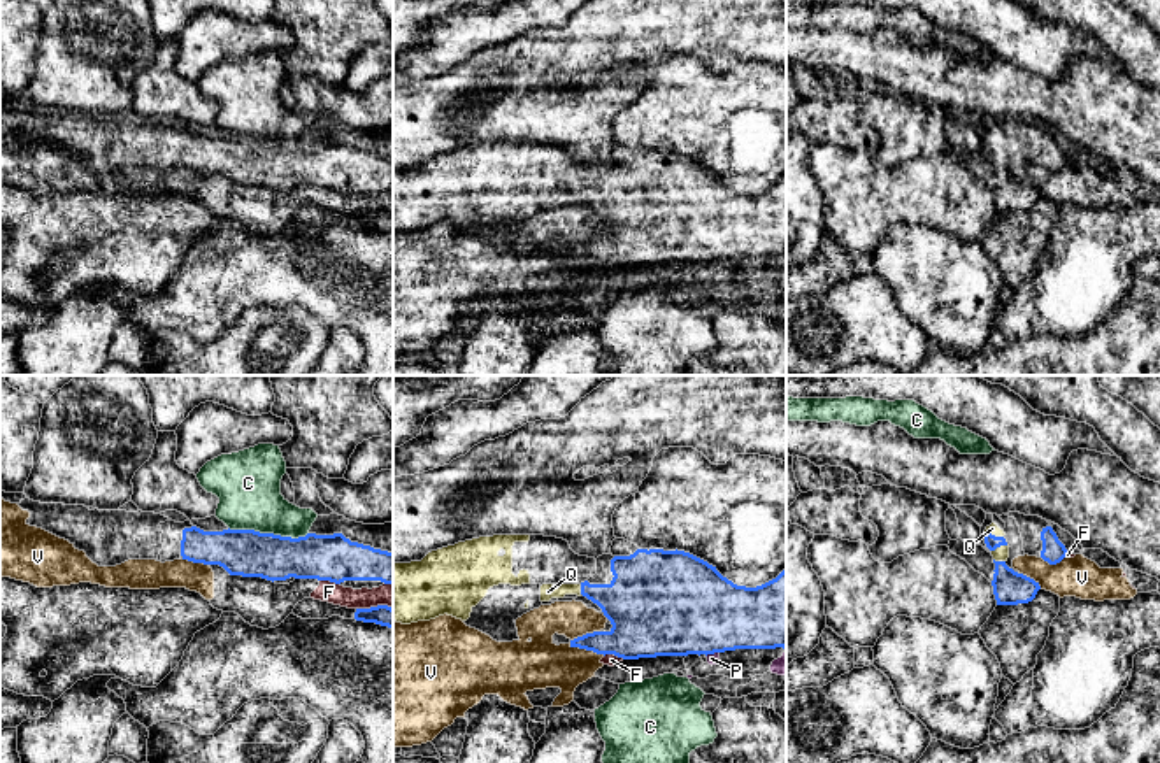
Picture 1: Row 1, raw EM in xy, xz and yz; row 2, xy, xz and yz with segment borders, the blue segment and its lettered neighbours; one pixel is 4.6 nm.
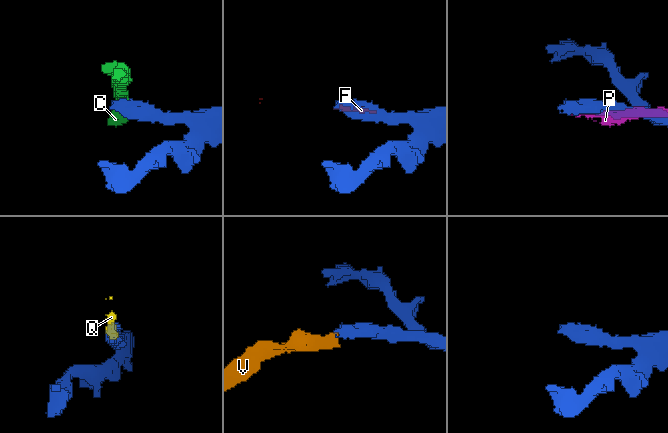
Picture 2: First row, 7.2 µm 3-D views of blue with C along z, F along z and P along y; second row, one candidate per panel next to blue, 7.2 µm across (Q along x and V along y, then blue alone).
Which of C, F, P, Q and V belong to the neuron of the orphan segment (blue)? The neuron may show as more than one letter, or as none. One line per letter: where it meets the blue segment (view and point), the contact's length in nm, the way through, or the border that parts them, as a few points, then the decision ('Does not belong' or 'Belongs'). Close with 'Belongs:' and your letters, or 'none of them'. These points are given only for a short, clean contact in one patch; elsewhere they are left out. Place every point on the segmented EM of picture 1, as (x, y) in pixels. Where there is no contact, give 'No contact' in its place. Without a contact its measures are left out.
C: Touches blue at xy (269, 534). Shared border 360 nm. Does not belong
F: Touches blue at xy (330, 581). Shared border 100 nm. Does not belong
P: Touches blue at xz (711, 653). Shared border 70 nm. Does not belong
Q: Touches blue at yz (999, 546). Shared border 80 nm. Belongs
V: Touches blue at xz (587, 649). Shared border 180 nm. Boundary: xz (569, 642), (604, 655). Does not belong
Belongs: Q

